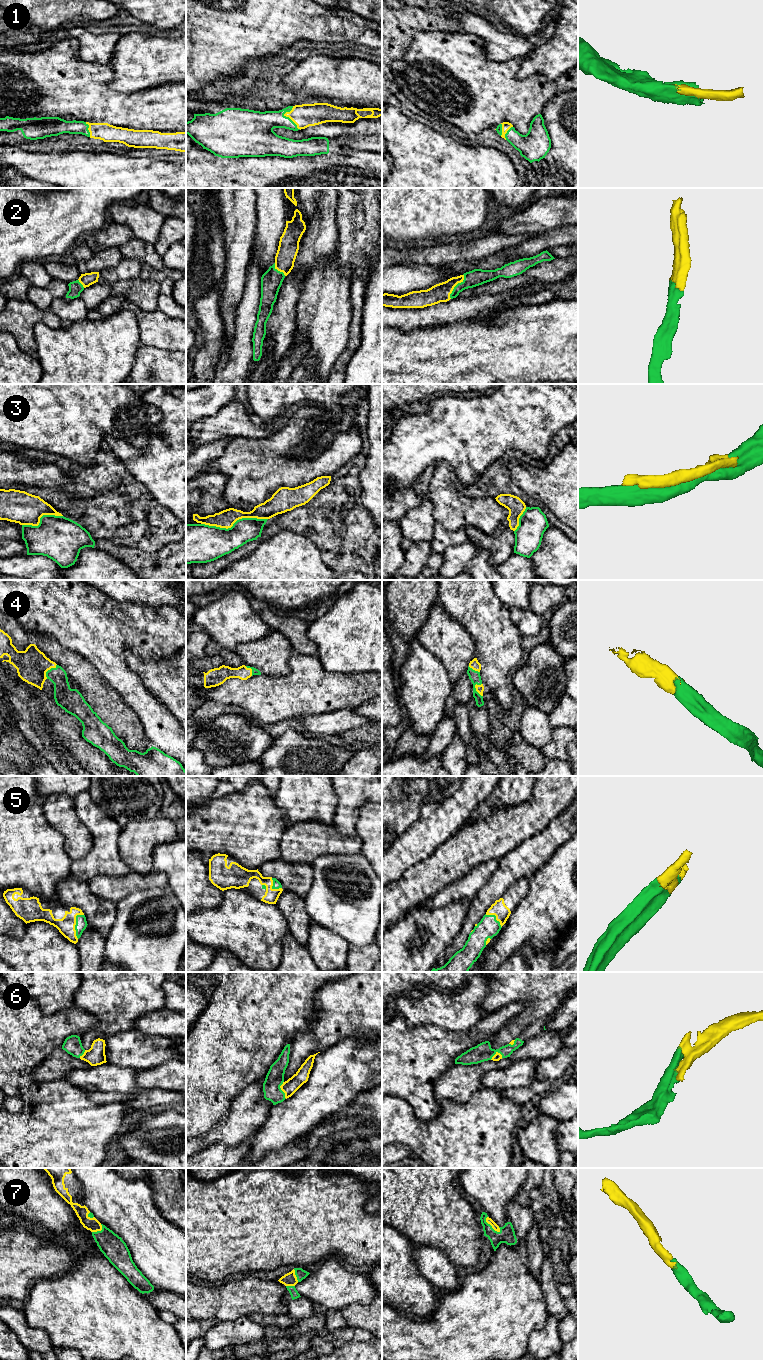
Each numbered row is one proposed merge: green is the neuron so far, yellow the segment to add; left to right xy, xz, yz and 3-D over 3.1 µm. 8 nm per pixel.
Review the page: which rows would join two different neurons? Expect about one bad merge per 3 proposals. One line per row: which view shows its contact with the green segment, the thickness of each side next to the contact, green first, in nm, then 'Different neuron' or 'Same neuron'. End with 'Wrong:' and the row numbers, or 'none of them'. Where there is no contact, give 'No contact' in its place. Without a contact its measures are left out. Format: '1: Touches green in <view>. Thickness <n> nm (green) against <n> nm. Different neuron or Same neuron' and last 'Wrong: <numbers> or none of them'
1: Touches green in xz. Thickness 220 nm (green) against 190 nm. Same neuron
2: Touches green in yz. Thickness 140 nm (green) against 150 nm. Same neuron
3: Touches green in xz. Thickness 280 nm (green) against 140 nm. Different neuron
4: Touches green in xy. Thickness 170 nm (green) against 260 nm. Same neuron
5: Touches green in xy. Thickness 90 nm (green) against 140 nm. Same neuron
6: Touches green in xz. Thickness 150 nm (green) against 120 nm. Same neuron
7: Touches green in yz. Thickness 130 nm (green) against 50 nm. Same neuron
Wrong: 3

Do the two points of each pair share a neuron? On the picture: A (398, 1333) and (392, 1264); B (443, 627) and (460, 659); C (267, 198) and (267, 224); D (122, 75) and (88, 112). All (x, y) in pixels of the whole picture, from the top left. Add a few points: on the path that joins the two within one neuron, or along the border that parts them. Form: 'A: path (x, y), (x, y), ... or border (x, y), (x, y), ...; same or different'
A: border (392, 1307), (407, 1315); different
B: path (443, 635), (455, 648), (455, 651); same
C: path (267, 204), (267, 218); same
D: border (109, 65), (111, 85), (135, 92); different

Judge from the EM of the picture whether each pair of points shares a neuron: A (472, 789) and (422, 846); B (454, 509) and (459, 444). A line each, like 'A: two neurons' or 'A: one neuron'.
A: one neuron
B: two neurons

